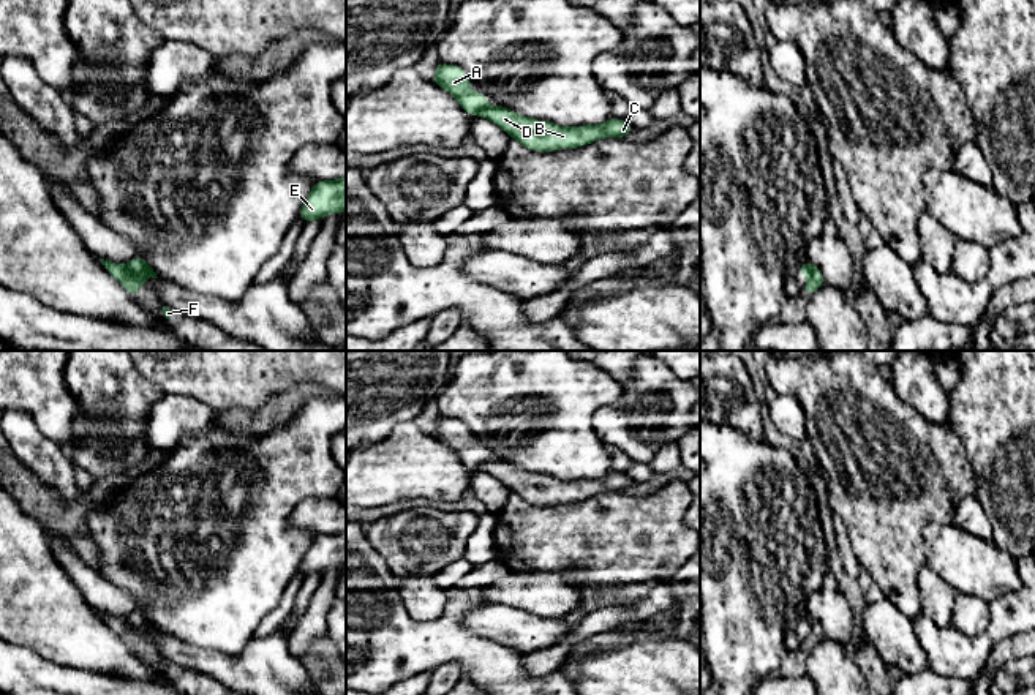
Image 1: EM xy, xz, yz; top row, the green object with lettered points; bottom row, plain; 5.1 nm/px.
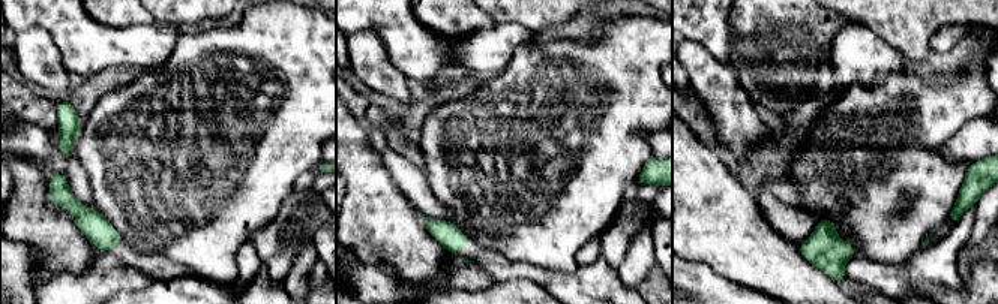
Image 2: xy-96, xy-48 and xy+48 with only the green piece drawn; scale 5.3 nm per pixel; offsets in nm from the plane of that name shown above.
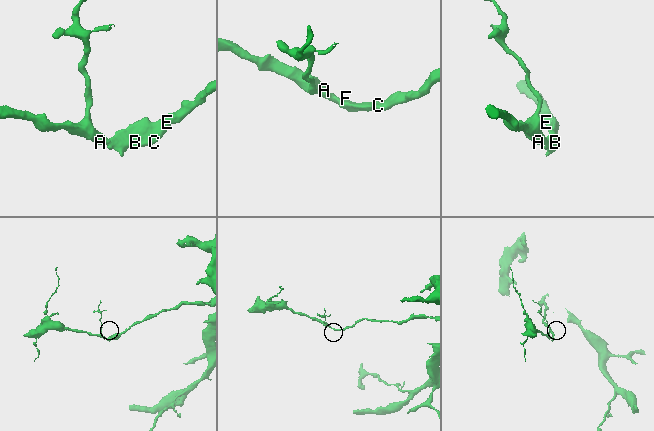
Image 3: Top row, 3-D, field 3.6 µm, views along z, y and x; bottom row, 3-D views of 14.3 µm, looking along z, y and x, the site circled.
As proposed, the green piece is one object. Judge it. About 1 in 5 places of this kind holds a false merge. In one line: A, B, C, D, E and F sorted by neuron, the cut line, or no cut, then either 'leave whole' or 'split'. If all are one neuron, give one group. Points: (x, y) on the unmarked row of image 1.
groups A / B C D E F; cut xy (127, 619), (127, 629), (120, 635); split

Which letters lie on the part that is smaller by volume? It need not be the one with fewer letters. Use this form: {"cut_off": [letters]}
{"cut_off": ["A"]}

